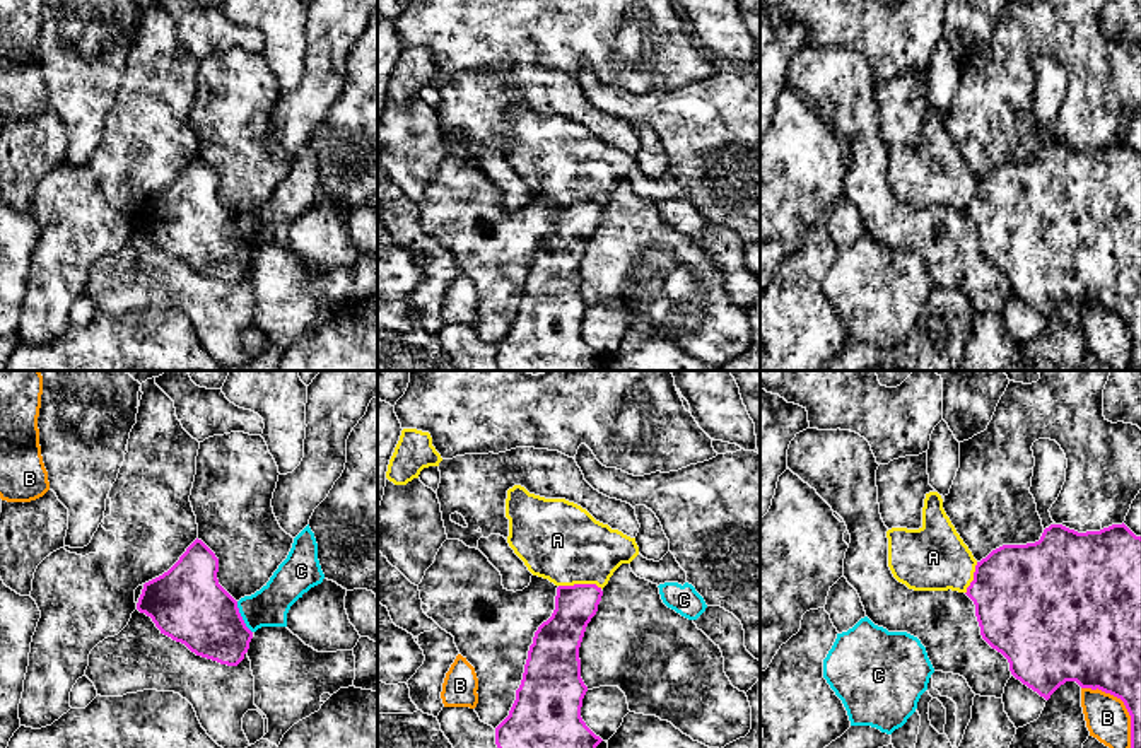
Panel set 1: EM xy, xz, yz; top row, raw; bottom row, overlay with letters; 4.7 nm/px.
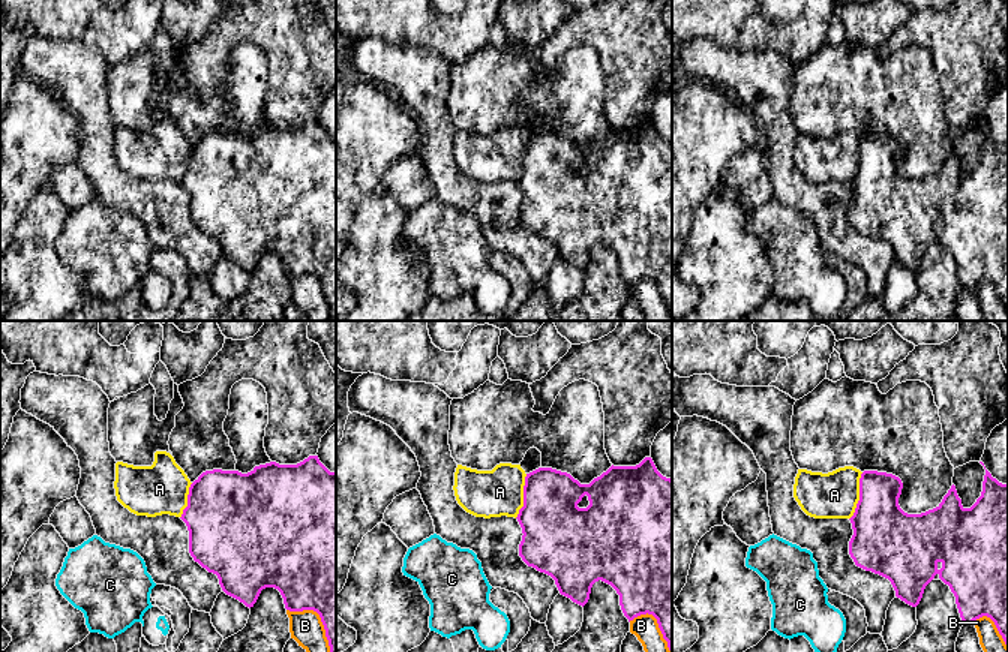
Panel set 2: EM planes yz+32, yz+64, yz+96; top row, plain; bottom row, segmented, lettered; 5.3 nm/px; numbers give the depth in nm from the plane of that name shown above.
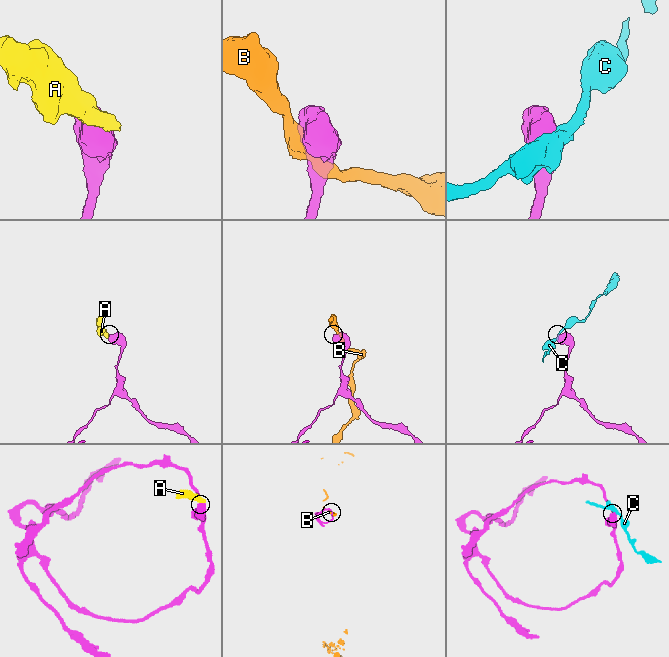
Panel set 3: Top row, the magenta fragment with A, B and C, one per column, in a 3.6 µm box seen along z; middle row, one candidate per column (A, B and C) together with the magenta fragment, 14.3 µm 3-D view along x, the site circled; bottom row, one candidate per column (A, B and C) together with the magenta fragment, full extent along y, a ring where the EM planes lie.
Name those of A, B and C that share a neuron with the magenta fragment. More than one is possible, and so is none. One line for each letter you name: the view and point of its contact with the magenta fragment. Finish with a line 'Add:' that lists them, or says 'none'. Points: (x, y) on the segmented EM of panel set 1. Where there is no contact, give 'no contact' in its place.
Add: none

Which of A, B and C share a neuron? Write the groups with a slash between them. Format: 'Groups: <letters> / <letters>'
Groups: A / B / C

